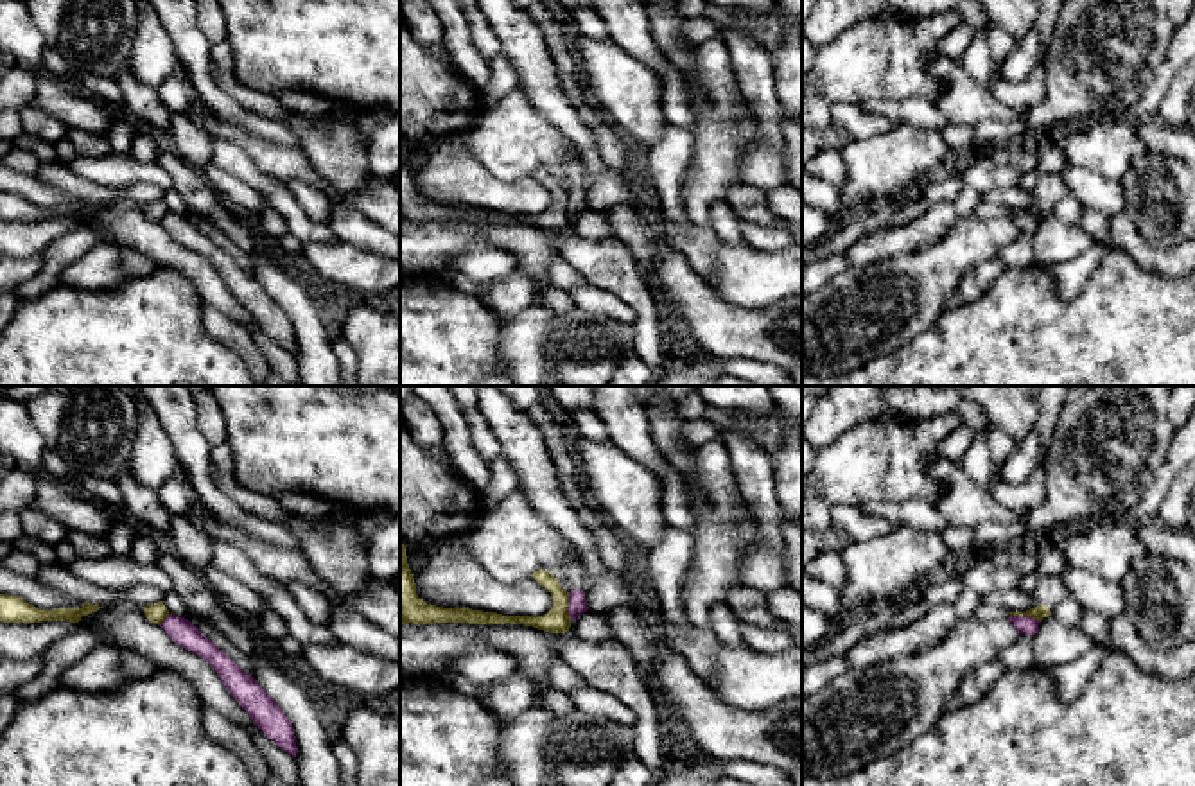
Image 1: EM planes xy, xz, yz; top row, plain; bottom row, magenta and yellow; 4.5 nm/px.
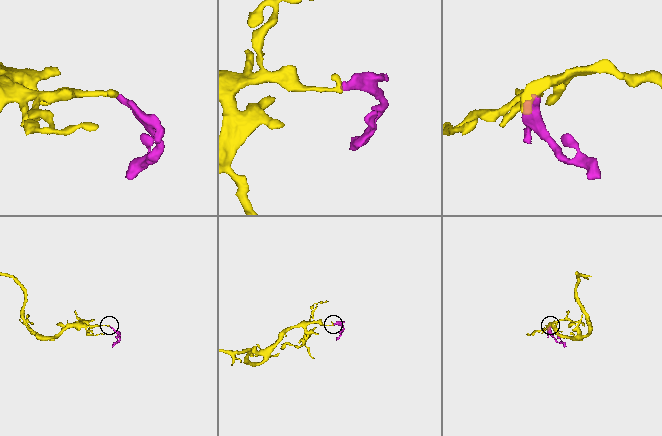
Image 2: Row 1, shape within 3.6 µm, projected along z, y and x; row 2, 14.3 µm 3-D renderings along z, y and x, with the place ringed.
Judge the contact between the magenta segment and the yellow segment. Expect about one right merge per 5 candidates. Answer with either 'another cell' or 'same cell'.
another cell

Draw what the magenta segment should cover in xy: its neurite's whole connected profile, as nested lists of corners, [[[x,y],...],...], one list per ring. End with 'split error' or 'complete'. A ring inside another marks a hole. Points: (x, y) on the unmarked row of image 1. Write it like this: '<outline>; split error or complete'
[[[169,212],[160,224],[176,242],[203,255],[255,323],[283,350],[296,355],[298,345],[291,318],[251,273],[246,273],[188,217]]]; complete

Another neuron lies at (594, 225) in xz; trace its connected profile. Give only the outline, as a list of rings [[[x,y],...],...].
[[[587,208],[571,221],[571,226],[576,237],[581,239],[601,240],[614,237],[612,224],[605,210]]]

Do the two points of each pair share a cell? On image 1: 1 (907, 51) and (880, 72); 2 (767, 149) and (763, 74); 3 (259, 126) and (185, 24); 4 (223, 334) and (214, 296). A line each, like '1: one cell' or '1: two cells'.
1: one cell
2: one cell
3: one cell
4: two cells

